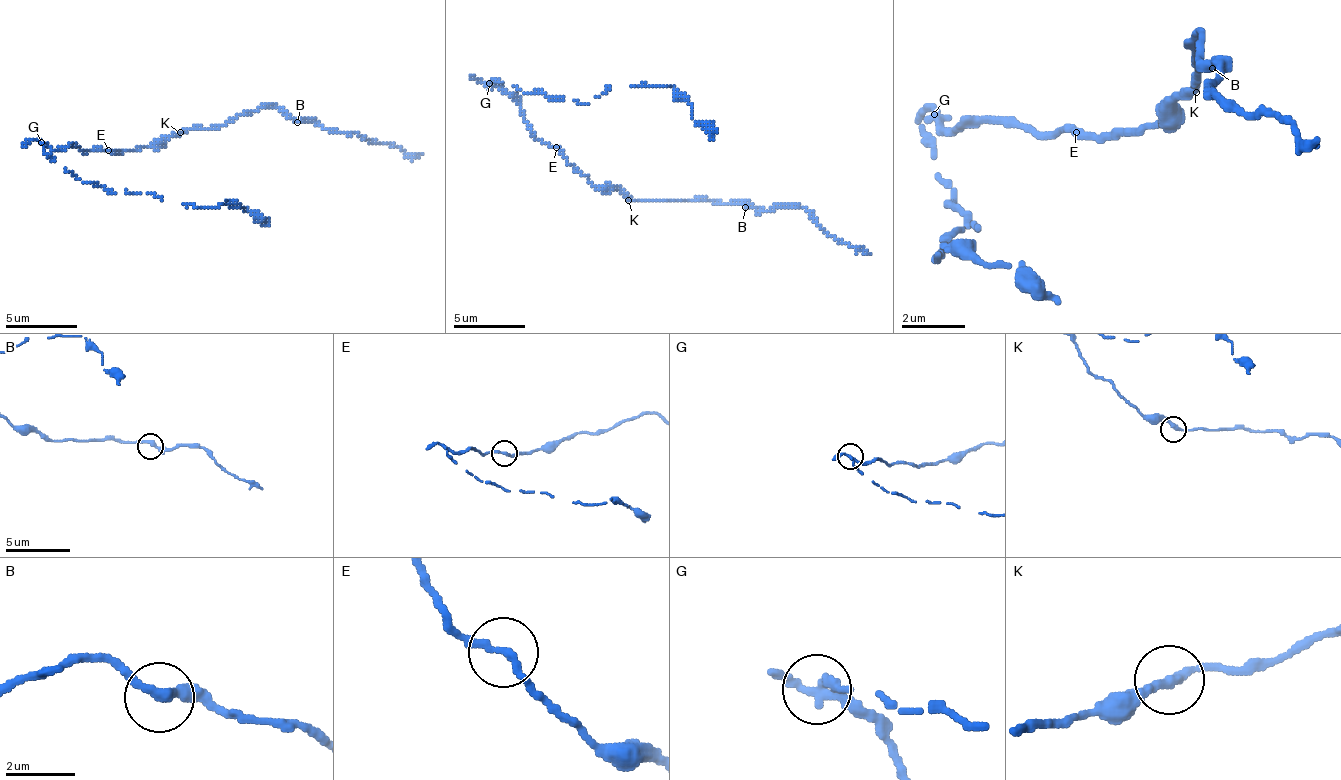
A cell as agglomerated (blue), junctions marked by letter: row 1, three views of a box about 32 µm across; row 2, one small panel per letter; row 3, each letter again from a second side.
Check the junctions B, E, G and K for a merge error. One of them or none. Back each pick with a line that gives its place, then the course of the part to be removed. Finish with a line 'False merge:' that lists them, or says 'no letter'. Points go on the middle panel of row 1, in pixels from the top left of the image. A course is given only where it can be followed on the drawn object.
G: (489, 83) | (488, 82), (503, 82), (531, 93), (588, 104), (610, 86), (670, 86), (692, 107), (695, 122), (717, 132)
False merge: G

